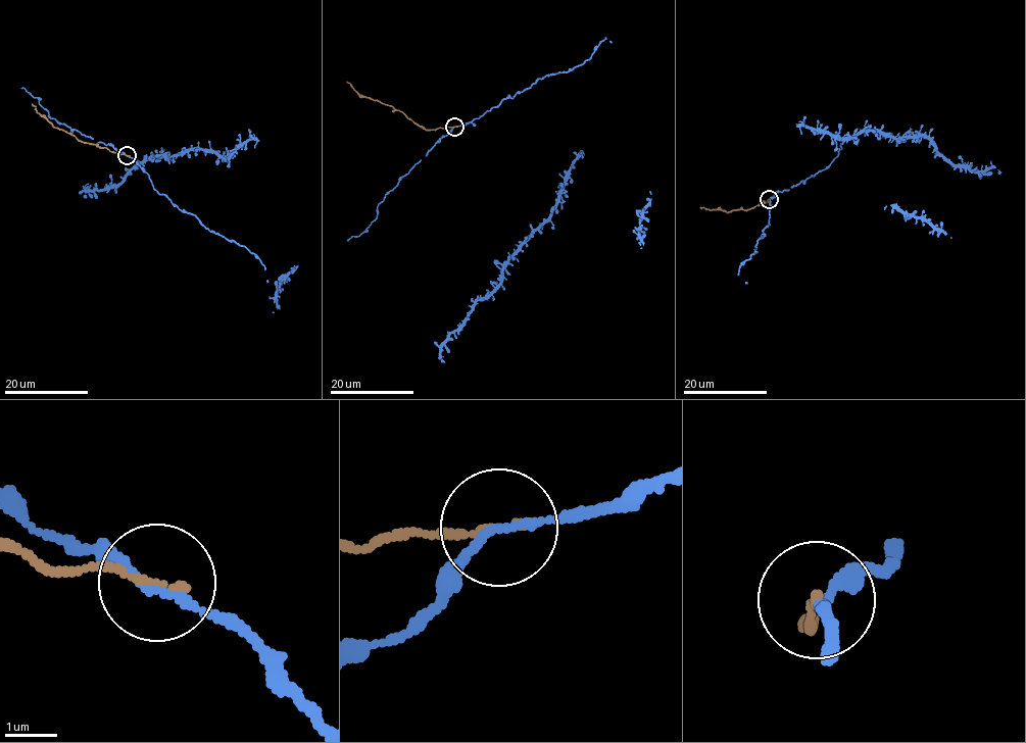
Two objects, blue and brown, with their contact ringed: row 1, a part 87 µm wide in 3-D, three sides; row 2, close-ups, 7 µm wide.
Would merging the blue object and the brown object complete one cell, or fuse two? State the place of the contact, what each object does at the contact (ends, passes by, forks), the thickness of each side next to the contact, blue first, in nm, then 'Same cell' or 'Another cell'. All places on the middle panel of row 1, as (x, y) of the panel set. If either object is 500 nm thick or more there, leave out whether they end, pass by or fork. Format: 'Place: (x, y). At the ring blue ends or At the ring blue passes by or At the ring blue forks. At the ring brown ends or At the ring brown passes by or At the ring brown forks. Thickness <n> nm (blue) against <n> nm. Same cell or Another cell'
Place: (454, 127). At the ring blue passes by. At the ring brown ends. Thickness 140 nm (blue) against 140 nm. Another cell

